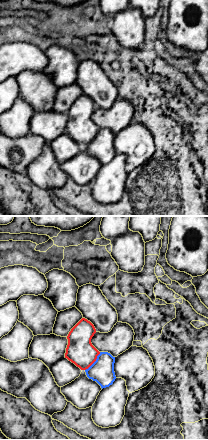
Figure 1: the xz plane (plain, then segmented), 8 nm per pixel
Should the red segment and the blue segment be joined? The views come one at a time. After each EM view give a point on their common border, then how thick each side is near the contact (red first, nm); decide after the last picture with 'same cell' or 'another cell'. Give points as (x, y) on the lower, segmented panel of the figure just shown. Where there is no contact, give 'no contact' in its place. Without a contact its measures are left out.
meets red at (94, 361); 220 nm thick on the red side, 190 nm on the other

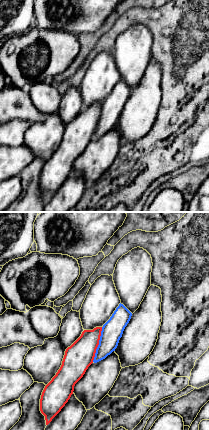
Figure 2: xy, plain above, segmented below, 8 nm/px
meets red at (98, 344); 220 nm thick on the red side, 170 nm on the other

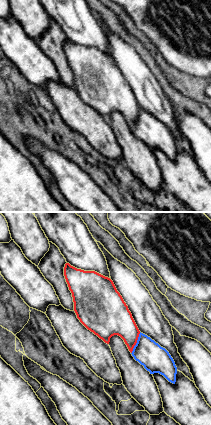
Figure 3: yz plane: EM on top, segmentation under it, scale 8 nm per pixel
meets red at (136, 342); 260 nm thick on the red side, 220 nm on the other

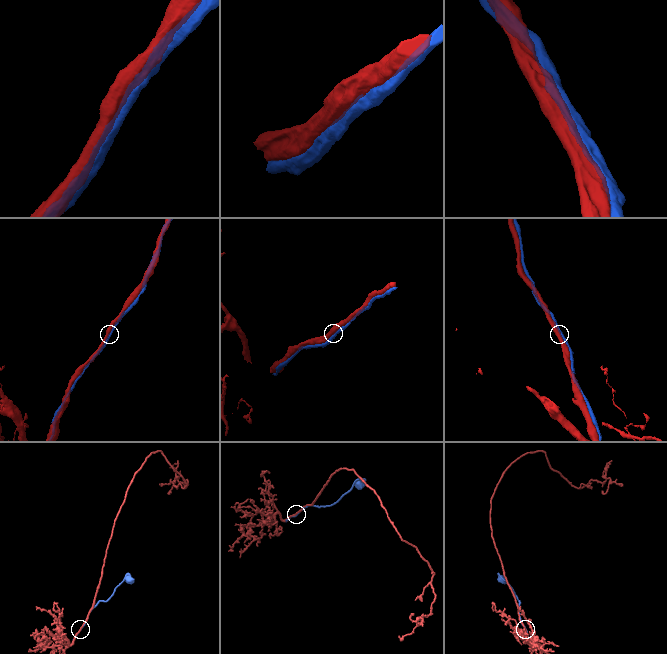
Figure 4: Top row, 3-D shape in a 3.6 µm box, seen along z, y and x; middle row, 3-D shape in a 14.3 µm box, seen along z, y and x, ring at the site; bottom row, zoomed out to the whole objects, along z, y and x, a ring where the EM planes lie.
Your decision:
same cell

